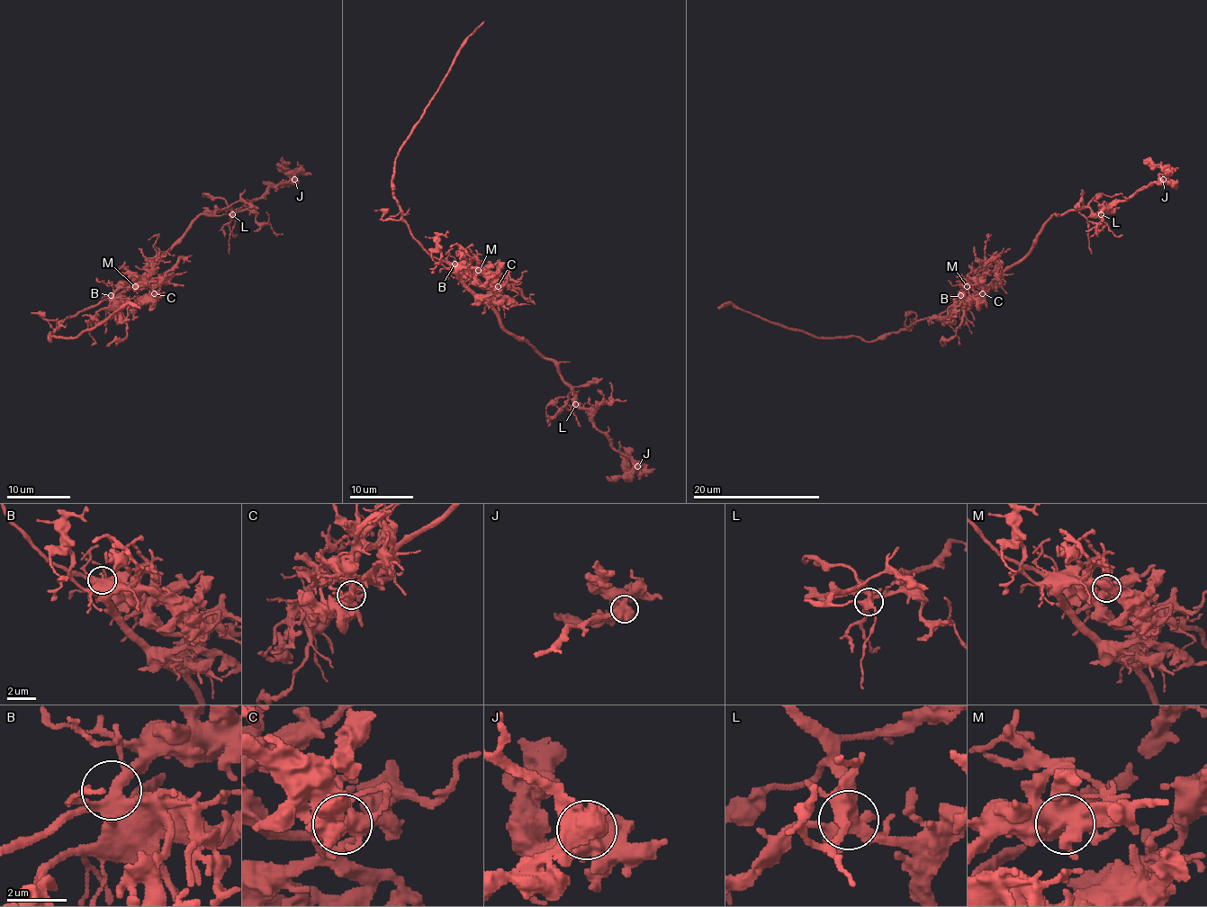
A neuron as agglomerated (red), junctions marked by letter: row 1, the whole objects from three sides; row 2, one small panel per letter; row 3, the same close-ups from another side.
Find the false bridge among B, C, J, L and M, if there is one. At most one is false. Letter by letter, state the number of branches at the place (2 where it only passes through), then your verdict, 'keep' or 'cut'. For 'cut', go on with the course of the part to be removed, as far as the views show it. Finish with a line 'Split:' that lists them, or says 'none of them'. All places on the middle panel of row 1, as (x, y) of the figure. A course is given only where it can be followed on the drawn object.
B: 6 | keep
C: 8 | keep
J: 3 | keep
L: 6 | keep
M: 6 | keep
Split: none of them

